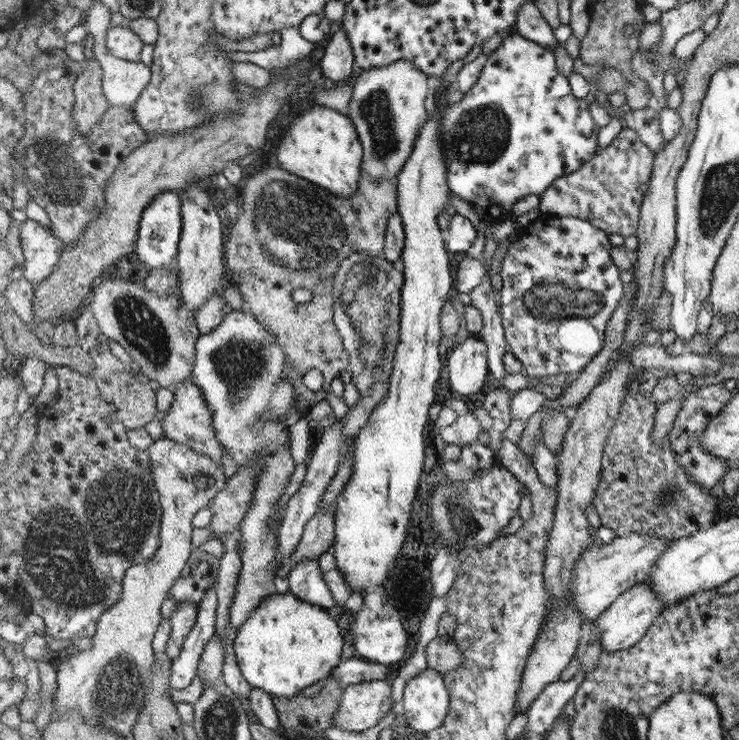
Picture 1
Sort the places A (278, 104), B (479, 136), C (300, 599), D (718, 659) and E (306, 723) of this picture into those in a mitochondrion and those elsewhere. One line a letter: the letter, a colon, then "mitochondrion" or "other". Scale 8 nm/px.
A: other
B: mitochondrion
C: other
D: other
E: mitochondrion

